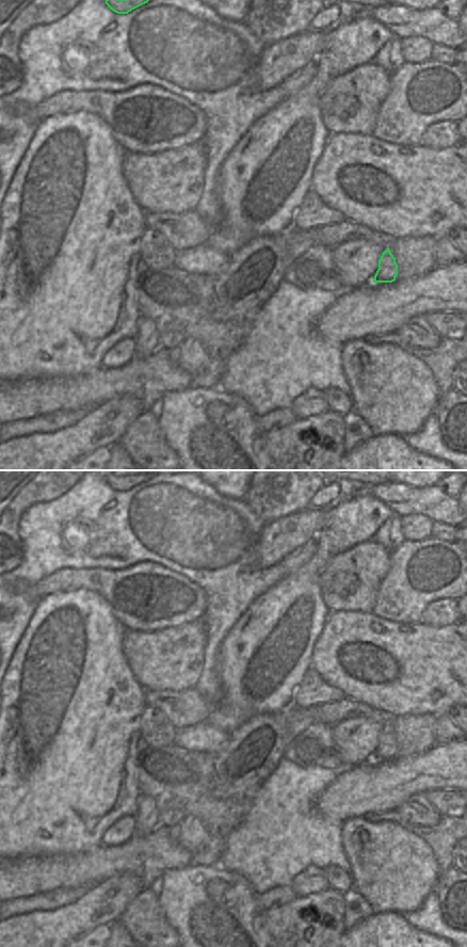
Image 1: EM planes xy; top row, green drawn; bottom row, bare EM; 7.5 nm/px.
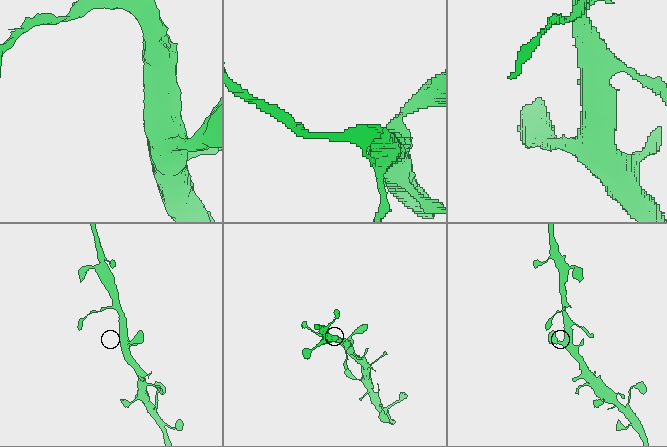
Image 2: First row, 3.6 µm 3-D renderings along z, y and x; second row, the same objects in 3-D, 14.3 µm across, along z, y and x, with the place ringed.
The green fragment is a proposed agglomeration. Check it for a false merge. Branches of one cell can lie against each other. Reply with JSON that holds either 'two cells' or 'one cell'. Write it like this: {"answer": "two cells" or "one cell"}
{"answer": "one cell"}

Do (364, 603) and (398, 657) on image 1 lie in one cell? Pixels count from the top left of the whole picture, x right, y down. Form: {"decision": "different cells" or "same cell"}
{"decision": "different cells"}

